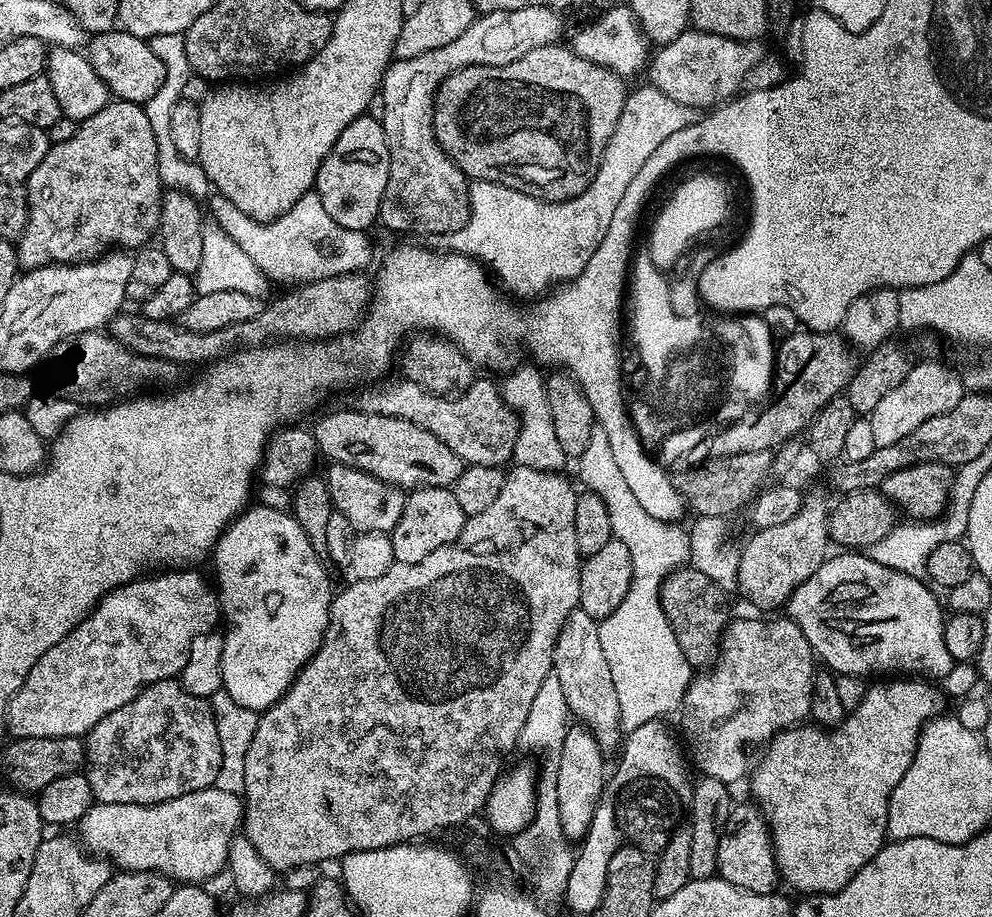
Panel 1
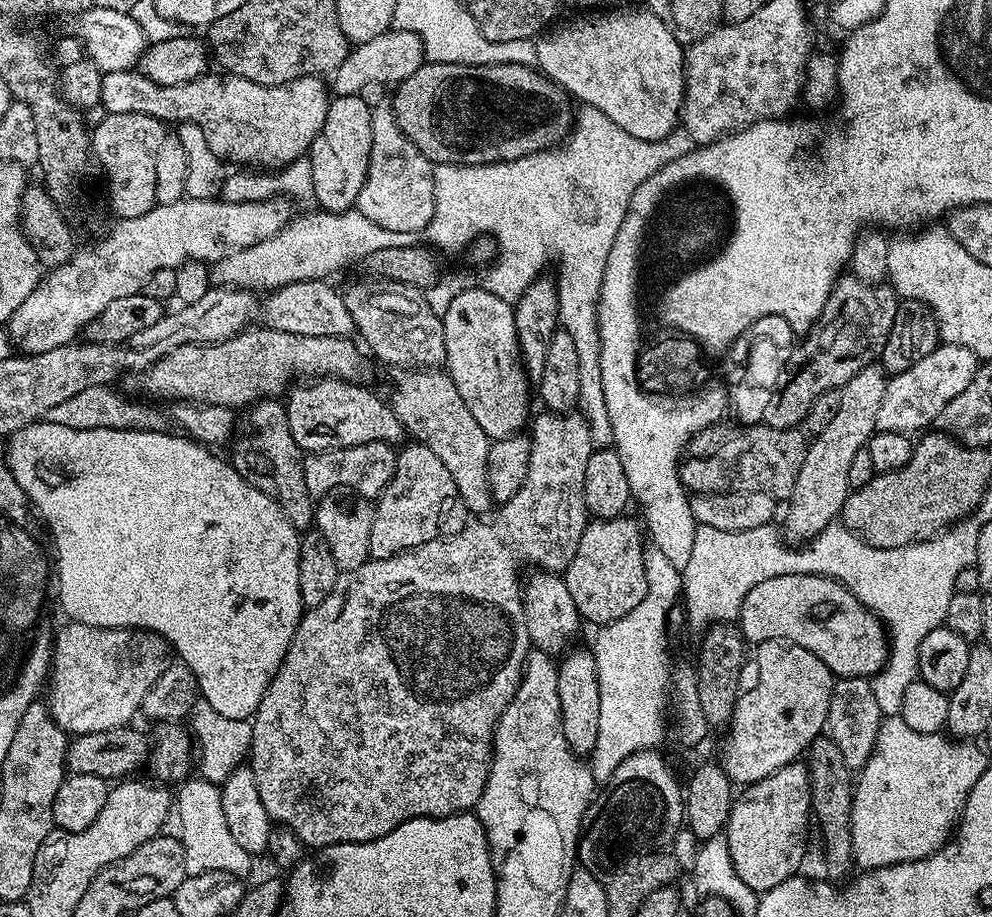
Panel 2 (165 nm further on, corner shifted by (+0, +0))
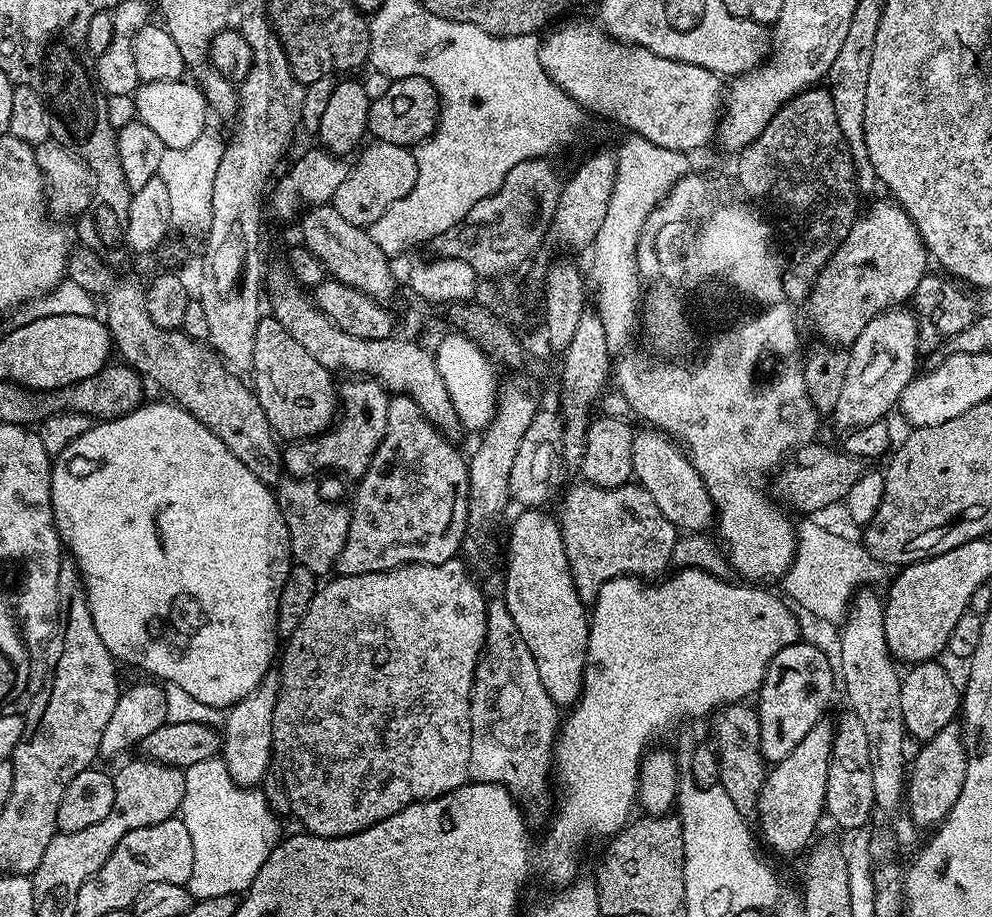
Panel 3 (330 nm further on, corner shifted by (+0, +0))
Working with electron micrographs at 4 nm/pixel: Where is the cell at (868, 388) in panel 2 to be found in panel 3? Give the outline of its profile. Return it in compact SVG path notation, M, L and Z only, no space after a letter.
M893 306L888 311L878 314L878 318L874 318L866 326L866 330L862 330L862 334L858 334L858 338L850 345L848 357L850 358L850 366L846 369L846 378L842 385L842 394L838 397L838 406L830 413L831 419L836 419L836 424L843 430L851 430L858 426L866 426L875 420L885 419L889 414L888 411L895 409L900 402L902 390L906 390L906 386L911 382L912 377L917 375L916 356L918 357L918 330L916 329L916 317L911 311L905 310L903 307Z

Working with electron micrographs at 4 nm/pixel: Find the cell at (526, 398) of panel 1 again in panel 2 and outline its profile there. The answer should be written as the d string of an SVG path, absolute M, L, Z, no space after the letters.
M482 286L465 287L456 295L442 313L444 337L446 338L446 371L454 382L458 394L462 394L462 402L466 402L466 410L474 414L474 422L482 426L489 441L501 440L507 436L515 436L520 428L529 423L528 416L528 383L530 377L520 359L520 343L516 333L516 313L509 301L490 294Z

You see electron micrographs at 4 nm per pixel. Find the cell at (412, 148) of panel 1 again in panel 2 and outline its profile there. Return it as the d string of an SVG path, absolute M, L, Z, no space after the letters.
M385 102L372 109L372 121L370 122L370 162L366 182L362 186L362 194L358 194L355 211L360 212L370 222L382 226L386 230L398 230L399 232L423 233L424 227L434 218L434 174L433 163L425 158L422 150L410 142L402 134L398 122L392 113L391 103Z

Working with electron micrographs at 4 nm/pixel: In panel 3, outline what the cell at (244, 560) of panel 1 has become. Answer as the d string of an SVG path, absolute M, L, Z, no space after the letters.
M145 402L124 416L93 423L85 433L74 438L57 453L52 460L50 478L52 513L61 545L67 555L68 552L72 555L69 556L71 563L76 565L80 579L84 582L88 609L94 618L94 630L98 630L98 638L102 638L102 646L106 646L106 650L110 650L117 661L136 663L142 671L152 675L149 677L165 685L177 684L191 698L208 707L227 710L246 698L246 694L250 694L250 690L254 690L254 686L258 686L258 682L262 682L262 678L273 667L278 652L278 602L288 572L294 567L290 534L280 513L275 491L263 484L249 468L242 466L242 462L230 454L226 442L222 442L222 438L218 438L202 421L194 418L194 414L175 402L167 403Z

